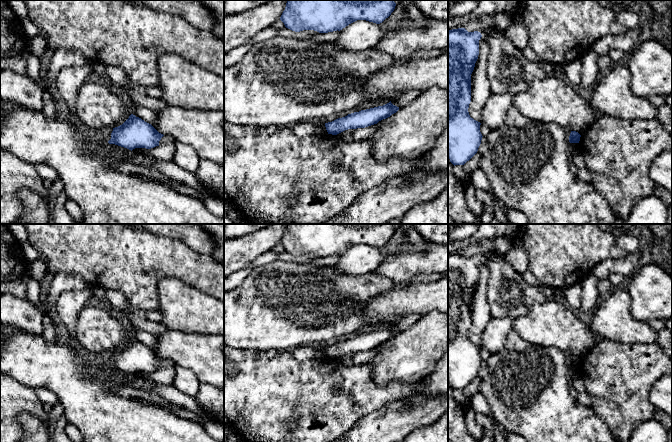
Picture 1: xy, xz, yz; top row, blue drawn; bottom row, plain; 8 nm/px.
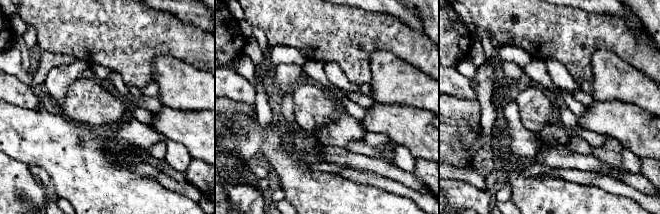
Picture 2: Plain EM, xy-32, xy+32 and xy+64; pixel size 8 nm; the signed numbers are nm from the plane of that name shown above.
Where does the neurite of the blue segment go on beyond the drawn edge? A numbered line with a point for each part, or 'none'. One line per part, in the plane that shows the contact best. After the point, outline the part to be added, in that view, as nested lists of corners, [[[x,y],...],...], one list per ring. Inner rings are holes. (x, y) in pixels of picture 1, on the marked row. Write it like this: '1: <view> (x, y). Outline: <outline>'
none

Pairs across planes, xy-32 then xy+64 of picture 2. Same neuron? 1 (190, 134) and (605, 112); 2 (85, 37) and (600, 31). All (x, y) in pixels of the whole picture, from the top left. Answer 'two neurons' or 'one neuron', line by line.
1: one neuron
2: one neuron

